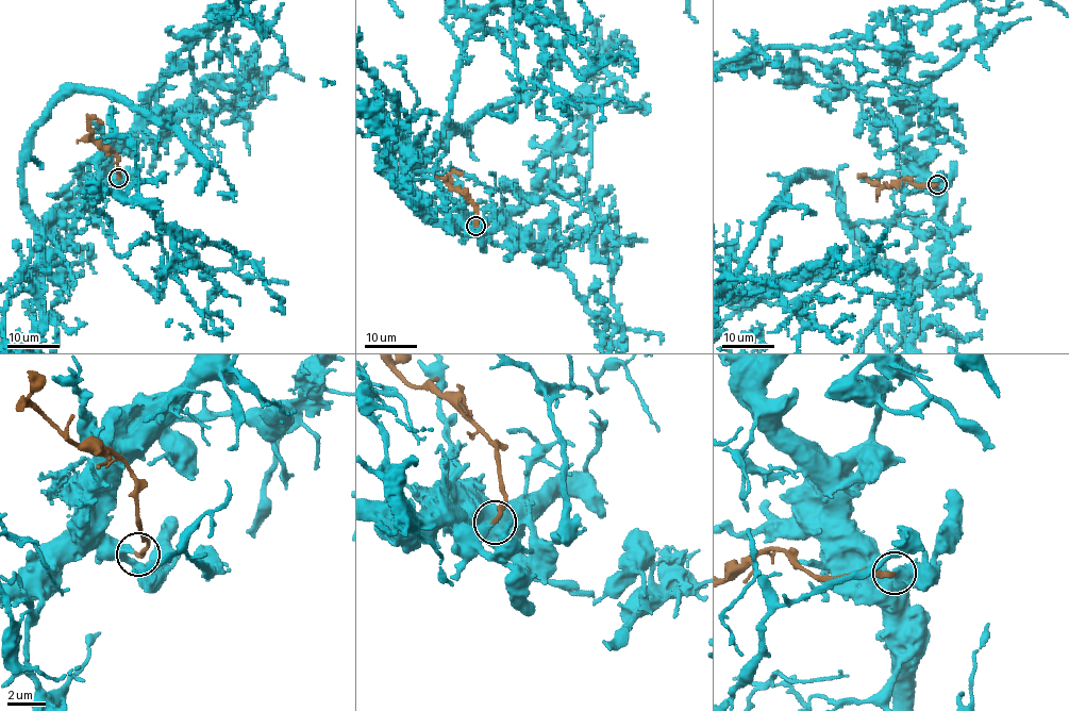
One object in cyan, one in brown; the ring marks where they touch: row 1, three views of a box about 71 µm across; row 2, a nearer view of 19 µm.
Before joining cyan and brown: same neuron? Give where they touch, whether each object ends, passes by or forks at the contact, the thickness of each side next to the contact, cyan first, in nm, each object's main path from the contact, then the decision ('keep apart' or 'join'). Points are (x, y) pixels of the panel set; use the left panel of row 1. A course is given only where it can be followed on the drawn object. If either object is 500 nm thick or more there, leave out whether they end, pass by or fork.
place (118, 178); cyan ends; brown ends; calibres 280 and 240 nm; course brown (118, 177), (121, 175), (114, 152), (99, 147), (89, 136), (89, 118), (94, 117), (102, 122); join

